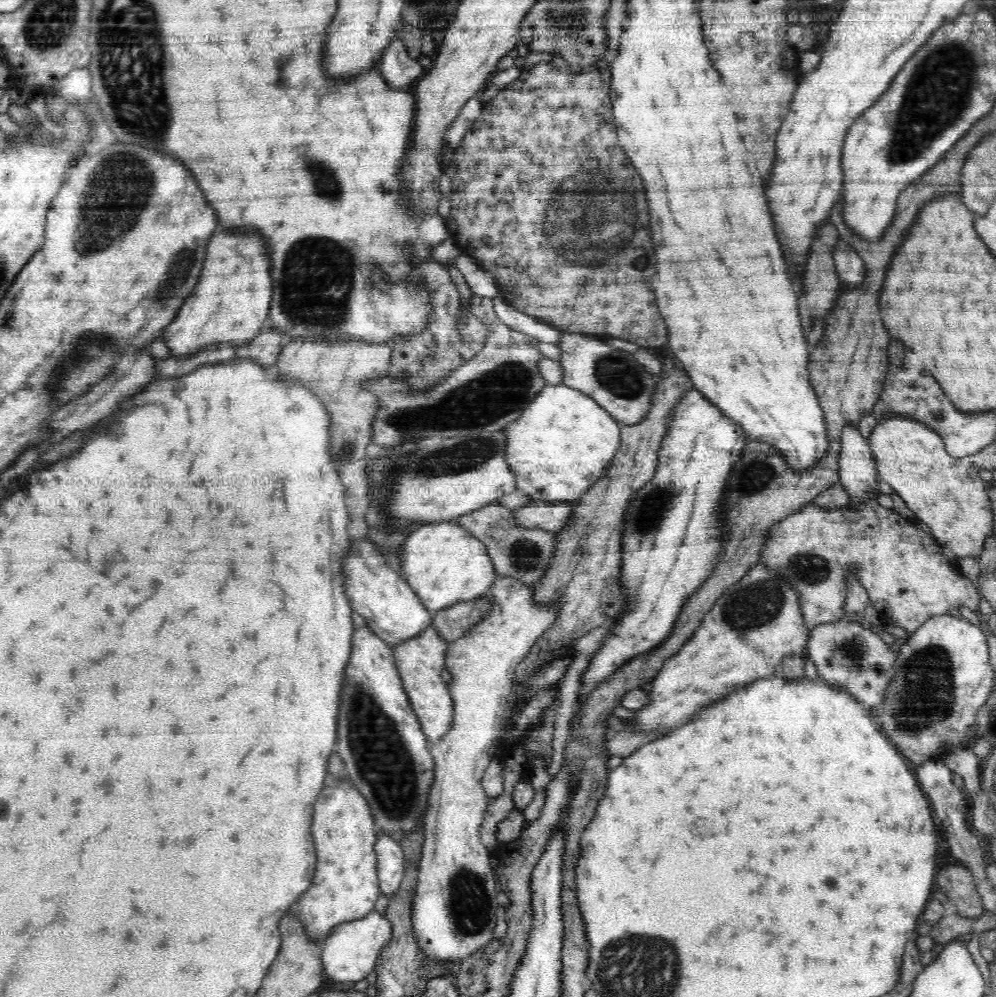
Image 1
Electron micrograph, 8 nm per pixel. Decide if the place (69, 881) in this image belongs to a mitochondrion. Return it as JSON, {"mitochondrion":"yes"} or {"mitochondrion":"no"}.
{"mitochondrion":"no"}

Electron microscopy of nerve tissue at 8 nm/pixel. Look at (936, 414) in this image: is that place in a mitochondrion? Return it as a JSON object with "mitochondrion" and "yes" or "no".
{"mitochondrion":"yes"}

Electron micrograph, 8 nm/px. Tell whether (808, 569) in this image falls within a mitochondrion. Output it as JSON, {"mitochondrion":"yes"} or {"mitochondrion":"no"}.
{"mitochondrion":"yes"}

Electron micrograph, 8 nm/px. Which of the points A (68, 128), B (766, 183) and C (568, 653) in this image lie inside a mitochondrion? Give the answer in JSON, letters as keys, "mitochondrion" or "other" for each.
{"A":"other","B":"other","C":"other"}

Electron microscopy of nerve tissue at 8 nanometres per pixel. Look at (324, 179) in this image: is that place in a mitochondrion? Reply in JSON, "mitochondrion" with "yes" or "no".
{"mitochondrion":"yes"}

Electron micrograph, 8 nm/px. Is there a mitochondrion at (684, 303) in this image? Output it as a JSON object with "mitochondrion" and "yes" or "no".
{"mitochondrion":"no"}

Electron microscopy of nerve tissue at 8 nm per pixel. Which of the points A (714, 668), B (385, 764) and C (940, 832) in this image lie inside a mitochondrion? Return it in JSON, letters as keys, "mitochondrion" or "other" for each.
{"A":"other","B":"mitochondrion","C":"other"}

